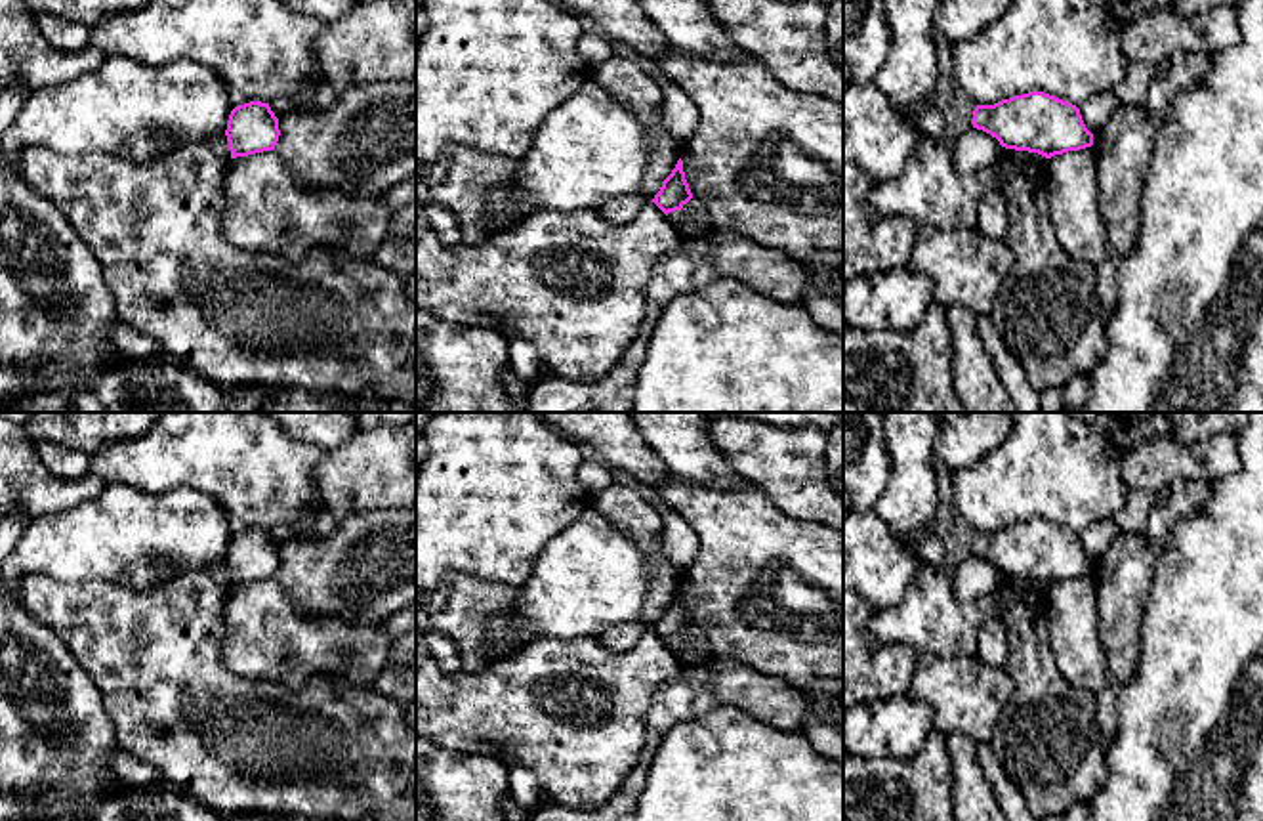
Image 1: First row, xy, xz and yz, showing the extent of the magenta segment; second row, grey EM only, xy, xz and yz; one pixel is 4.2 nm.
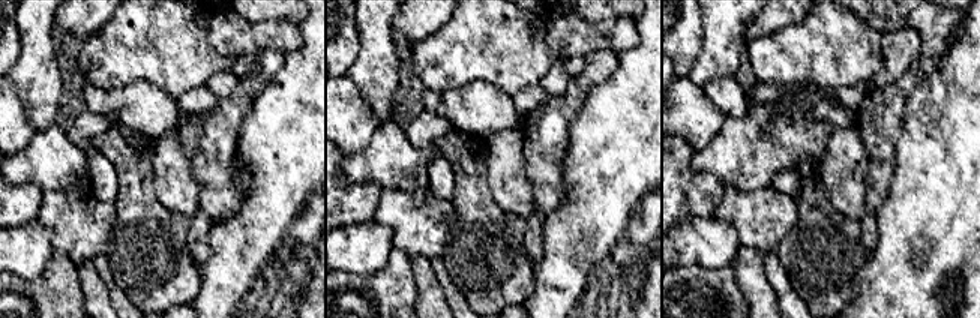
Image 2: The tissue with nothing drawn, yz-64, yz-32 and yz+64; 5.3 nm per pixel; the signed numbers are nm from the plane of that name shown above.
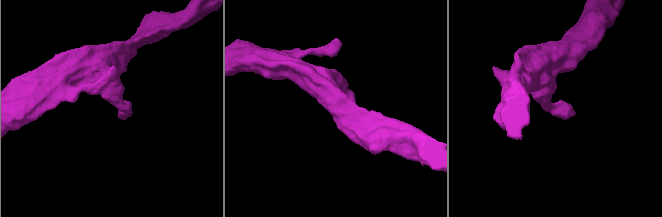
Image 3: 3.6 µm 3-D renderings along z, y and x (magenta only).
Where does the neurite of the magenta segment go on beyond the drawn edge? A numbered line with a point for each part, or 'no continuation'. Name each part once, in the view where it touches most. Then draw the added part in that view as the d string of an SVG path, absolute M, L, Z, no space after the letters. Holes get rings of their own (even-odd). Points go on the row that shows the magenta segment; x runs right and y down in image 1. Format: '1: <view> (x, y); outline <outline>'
no continuation

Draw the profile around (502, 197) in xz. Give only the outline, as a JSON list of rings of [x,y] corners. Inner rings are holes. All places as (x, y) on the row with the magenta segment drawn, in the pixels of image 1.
[[[588,78],[572,97],[548,115],[534,132],[527,155],[515,162],[515,181],[488,195],[488,212],[494,220],[519,199],[528,199],[542,210],[597,208],[605,200],[641,189],[649,162],[649,130],[628,105]]]

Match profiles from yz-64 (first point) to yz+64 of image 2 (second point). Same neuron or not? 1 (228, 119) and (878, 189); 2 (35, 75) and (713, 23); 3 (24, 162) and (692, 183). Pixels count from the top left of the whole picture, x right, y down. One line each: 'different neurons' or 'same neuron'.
1: same neuron
2: same neuron
3: different neurons

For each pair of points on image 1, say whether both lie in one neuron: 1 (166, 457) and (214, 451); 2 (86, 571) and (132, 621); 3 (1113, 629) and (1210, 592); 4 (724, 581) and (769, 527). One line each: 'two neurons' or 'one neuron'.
1: one neuron
2: two neurons
3: two neurons
4: one neuron

